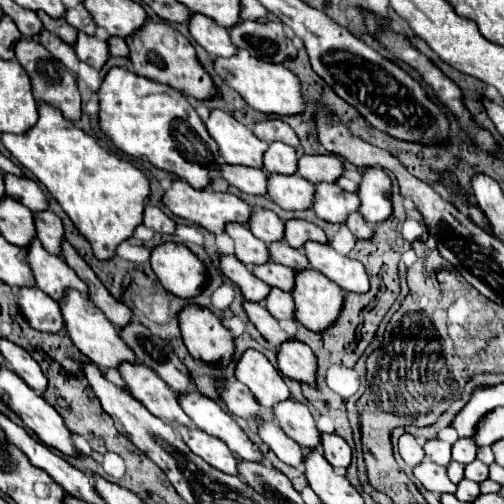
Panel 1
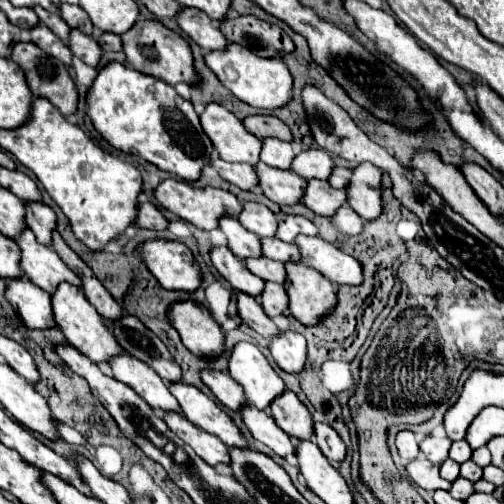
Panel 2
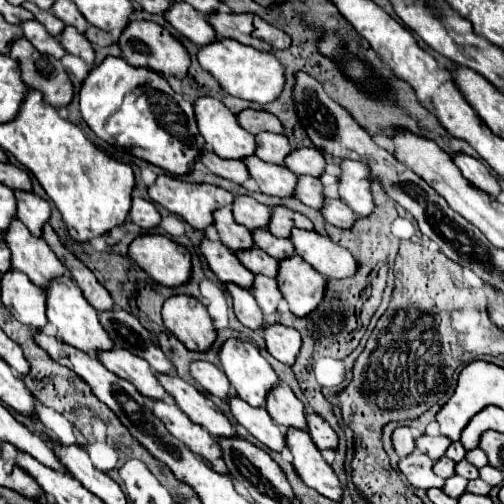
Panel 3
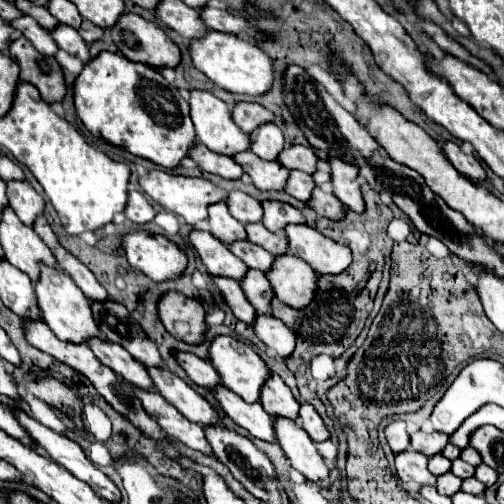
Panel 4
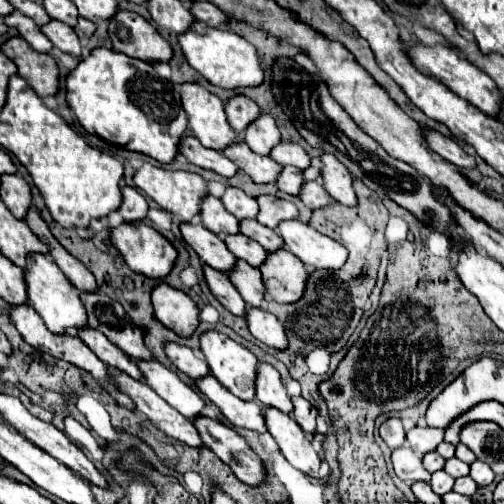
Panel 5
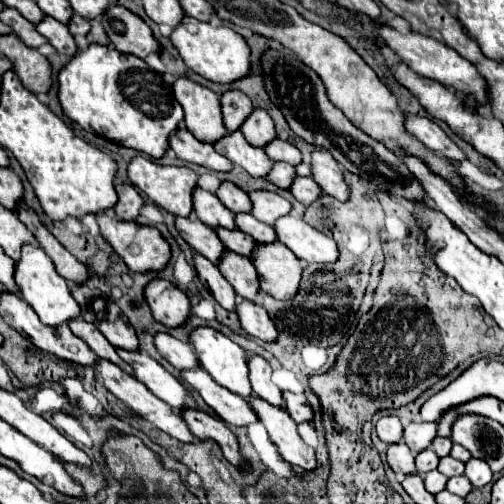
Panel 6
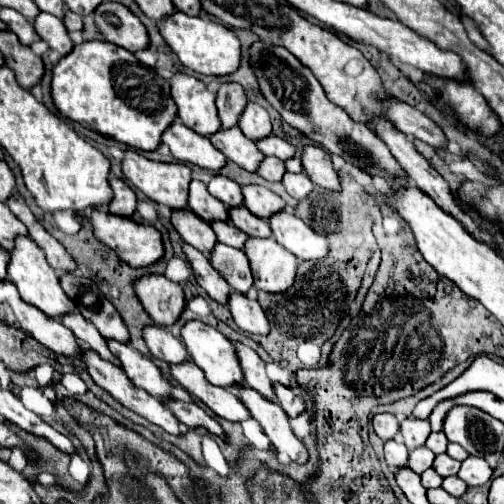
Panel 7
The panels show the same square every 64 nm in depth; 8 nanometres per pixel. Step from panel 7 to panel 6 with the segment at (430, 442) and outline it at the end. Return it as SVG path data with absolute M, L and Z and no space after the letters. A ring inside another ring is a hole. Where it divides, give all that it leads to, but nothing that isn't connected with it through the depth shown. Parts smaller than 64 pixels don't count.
M436 438L434 442L432 442L432 446L430 446L440 458L444 458L444 456L448 456L450 454L450 448L452 448L452 440L446 440L446 438Z

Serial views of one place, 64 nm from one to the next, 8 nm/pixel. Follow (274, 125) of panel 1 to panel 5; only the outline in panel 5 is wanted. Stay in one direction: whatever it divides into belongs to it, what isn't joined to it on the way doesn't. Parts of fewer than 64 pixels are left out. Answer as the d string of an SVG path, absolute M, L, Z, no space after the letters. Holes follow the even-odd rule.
M234 96L226 102L228 122L240 136L246 132L248 124L252 124L256 118L260 118L260 114L262 114L262 108L246 96Z

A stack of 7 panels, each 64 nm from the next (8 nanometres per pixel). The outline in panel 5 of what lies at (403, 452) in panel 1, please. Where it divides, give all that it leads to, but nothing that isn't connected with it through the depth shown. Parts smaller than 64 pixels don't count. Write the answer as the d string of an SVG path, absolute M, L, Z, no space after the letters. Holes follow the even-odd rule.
M390 418L386 420L382 426L380 426L380 436L382 440L394 450L394 448L400 448L406 440L406 434L404 434L404 428L402 428L402 422L398 418Z

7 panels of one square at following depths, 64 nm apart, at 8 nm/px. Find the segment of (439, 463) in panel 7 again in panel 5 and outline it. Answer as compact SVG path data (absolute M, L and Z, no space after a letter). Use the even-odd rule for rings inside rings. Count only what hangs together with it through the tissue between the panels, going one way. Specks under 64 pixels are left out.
M450 458L450 460L446 460L446 466L444 466L444 472L448 472L450 476L454 476L454 478L462 478L462 476L468 476L468 464L464 464L462 460L458 460L458 458Z

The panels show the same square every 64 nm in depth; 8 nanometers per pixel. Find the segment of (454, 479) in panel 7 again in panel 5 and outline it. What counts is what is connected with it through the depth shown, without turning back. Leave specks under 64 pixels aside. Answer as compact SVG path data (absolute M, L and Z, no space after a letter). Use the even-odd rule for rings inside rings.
M466 476L466 478L458 478L456 484L454 484L454 490L456 490L456 492L460 492L460 494L468 494L468 496L474 496L478 488L480 488L480 486L478 486L470 476Z

